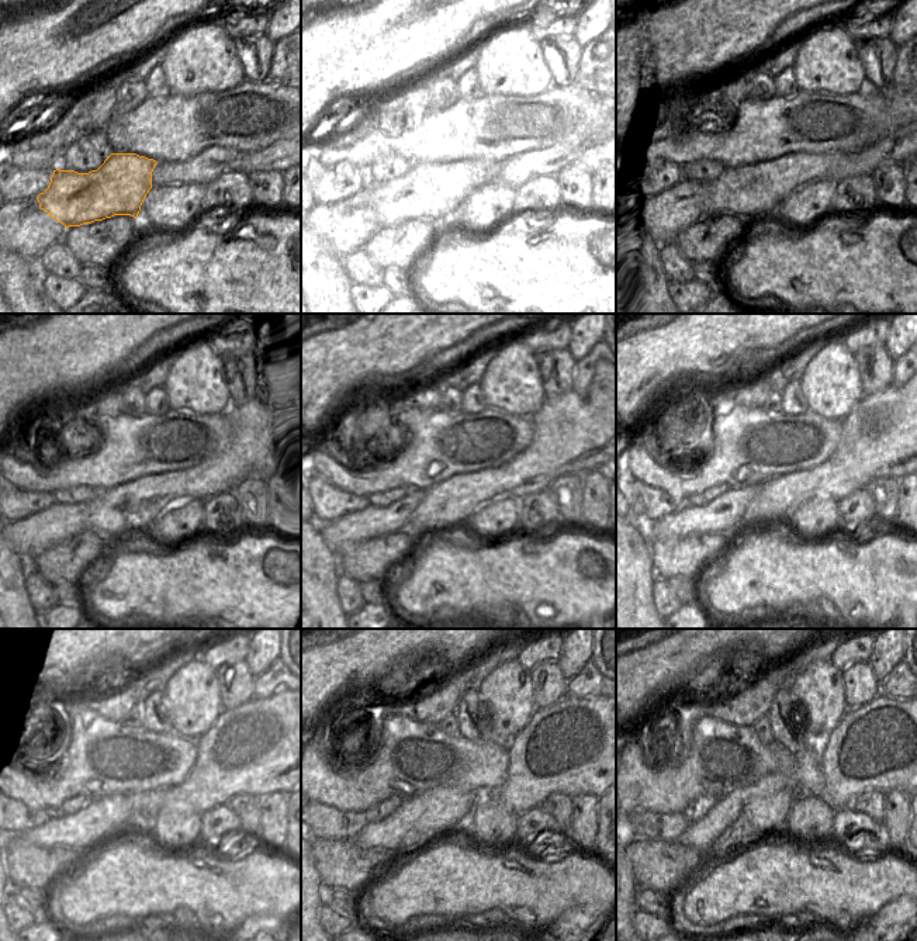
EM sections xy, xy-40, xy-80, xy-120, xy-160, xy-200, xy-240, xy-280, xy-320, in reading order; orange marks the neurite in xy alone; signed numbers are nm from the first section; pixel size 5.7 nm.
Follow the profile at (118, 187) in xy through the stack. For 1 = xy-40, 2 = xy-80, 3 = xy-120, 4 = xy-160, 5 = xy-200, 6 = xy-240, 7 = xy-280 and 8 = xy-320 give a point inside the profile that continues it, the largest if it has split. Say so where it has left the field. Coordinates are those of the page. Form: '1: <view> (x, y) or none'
1: xy-40 (433, 190)
2: xy-80 (751, 191)
3: xy-120 (260, 428)
4: xy-160 (574, 433)
5: xy-200 (900, 431)
6: xy-240 (265, 746)
7: xy-280 (575, 747)
8: xy-320 (888, 744)

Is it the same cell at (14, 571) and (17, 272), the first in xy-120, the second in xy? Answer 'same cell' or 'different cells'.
same cell

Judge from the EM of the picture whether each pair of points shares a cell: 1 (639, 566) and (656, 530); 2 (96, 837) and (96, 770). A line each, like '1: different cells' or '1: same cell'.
1: different cells
2: different cells

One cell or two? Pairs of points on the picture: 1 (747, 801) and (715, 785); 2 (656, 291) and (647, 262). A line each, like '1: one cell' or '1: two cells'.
1: two cells
2: one cell

